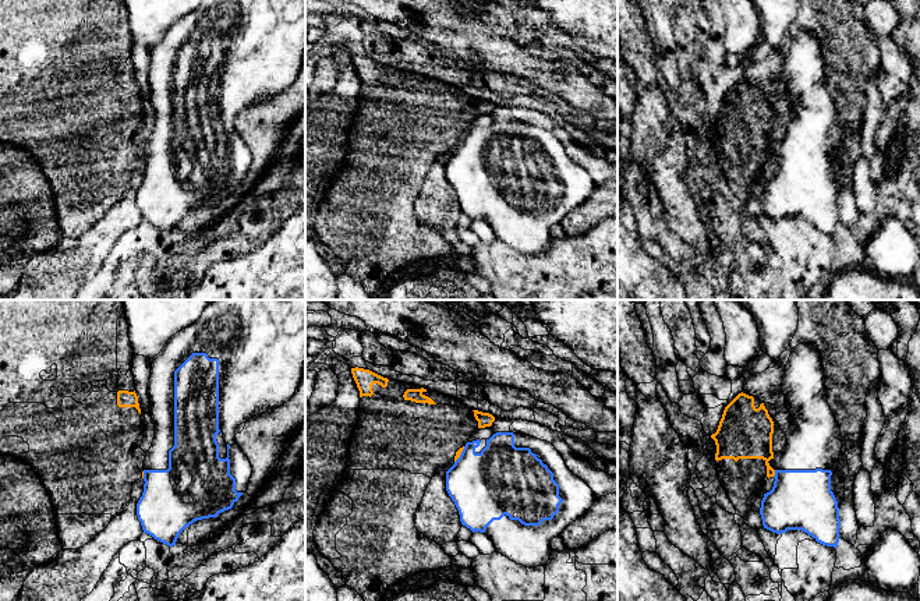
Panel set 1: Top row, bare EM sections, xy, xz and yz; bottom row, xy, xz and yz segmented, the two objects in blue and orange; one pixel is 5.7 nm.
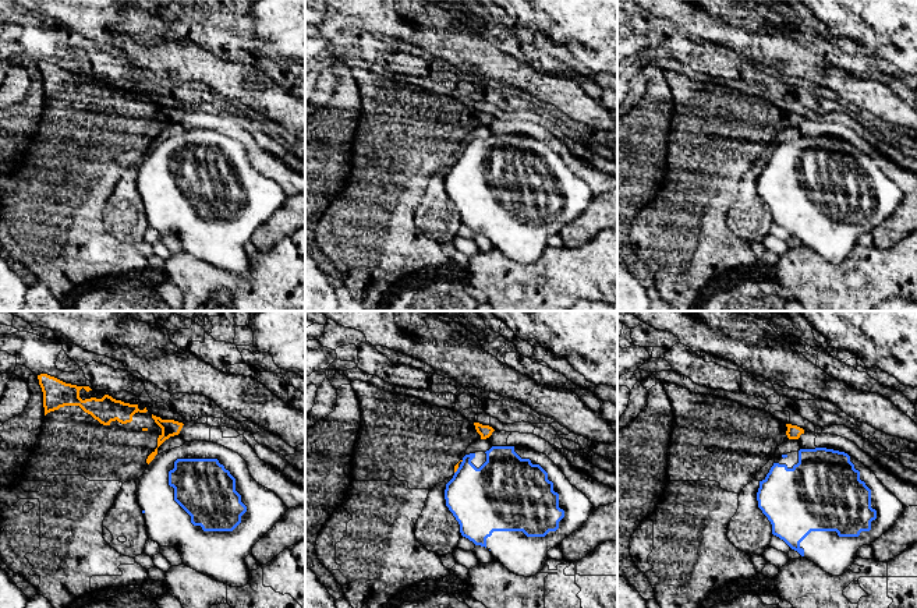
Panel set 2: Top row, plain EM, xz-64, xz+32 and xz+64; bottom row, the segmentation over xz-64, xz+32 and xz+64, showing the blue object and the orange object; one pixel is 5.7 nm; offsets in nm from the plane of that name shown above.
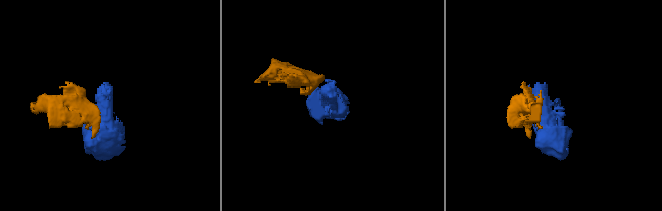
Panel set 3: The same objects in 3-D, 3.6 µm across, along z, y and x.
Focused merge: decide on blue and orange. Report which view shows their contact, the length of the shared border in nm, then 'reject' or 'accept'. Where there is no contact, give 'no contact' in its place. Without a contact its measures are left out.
contact in yz; length 40 nm; reject

